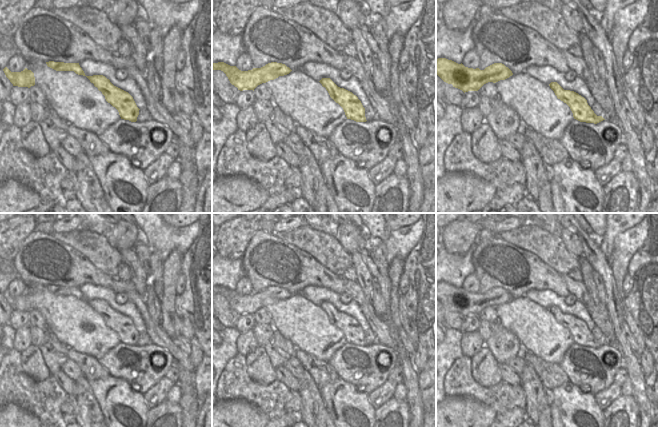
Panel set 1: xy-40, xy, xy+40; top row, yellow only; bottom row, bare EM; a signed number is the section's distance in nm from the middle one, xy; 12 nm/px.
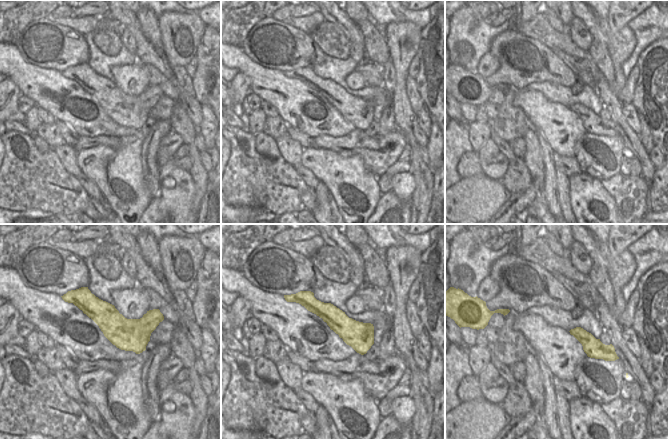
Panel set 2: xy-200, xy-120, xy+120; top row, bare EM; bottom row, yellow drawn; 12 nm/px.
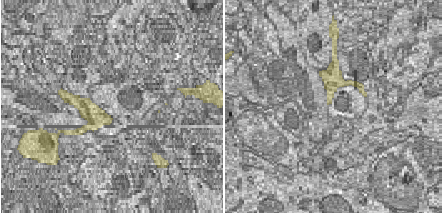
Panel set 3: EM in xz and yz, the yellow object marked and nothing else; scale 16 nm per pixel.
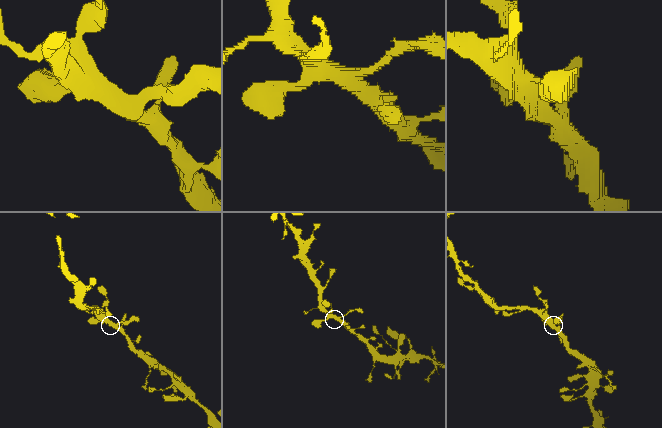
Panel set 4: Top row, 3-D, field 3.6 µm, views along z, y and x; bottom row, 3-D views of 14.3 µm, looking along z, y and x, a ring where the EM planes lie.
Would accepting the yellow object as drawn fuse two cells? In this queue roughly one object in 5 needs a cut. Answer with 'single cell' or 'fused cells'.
single cell

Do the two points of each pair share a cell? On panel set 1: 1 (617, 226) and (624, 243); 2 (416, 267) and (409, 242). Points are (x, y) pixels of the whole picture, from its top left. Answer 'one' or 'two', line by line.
1: two
2: two

